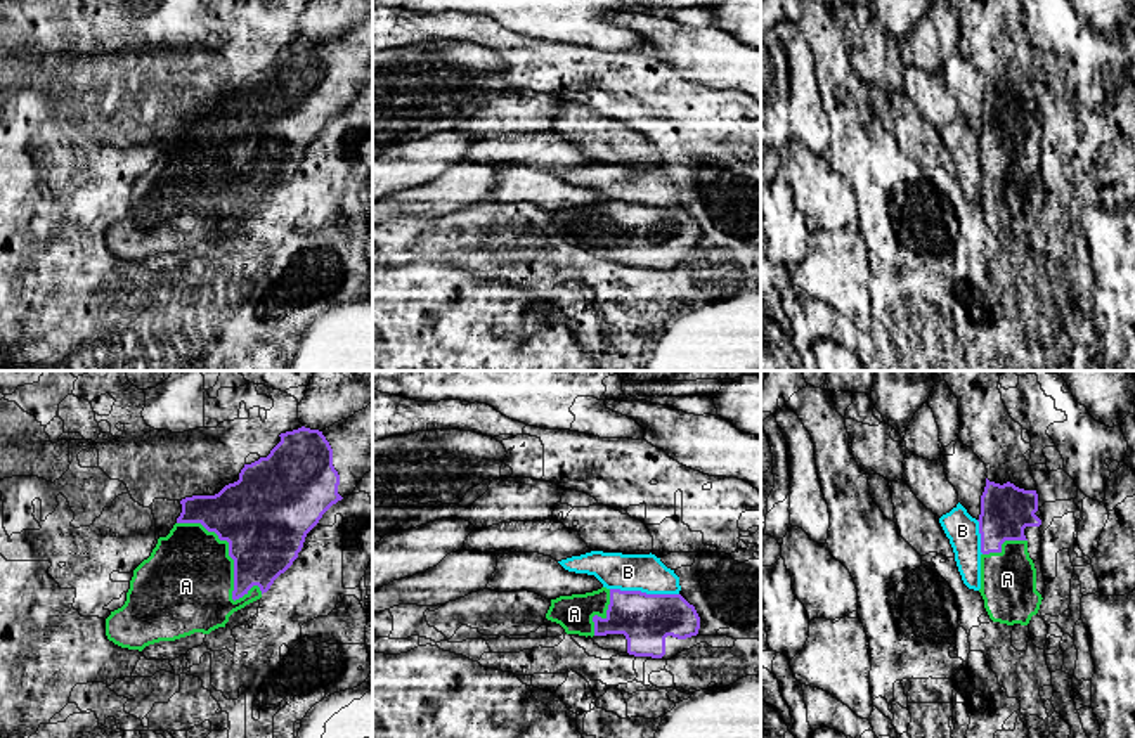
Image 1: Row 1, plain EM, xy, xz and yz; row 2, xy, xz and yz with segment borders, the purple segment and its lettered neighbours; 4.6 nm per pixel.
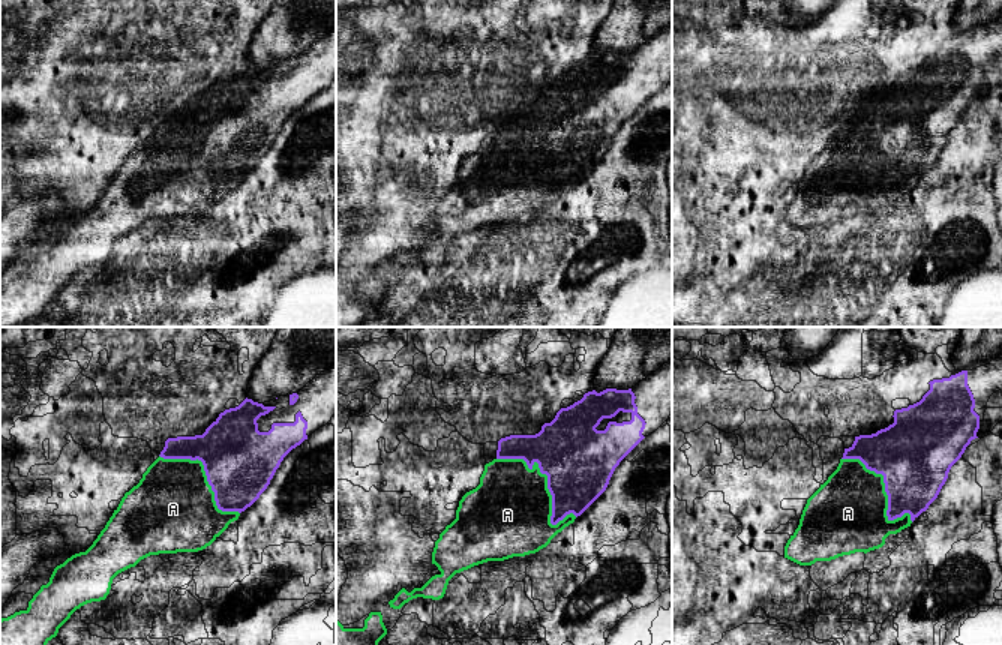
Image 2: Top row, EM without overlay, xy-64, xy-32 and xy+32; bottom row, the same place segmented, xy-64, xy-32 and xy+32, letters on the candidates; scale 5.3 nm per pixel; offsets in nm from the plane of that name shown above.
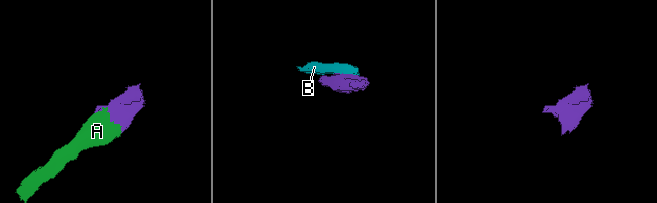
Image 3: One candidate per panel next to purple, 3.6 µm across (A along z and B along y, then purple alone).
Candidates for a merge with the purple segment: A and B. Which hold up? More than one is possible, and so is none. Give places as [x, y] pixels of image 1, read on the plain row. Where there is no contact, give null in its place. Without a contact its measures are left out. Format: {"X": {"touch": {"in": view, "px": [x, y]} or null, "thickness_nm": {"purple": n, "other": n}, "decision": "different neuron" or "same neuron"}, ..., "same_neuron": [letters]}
{"A": {"touch": {"in": "xy", "px": [234, 174]}, "thickness_nm": {"purple": 420, "other": 440}, "decision": "same neuron"}, "B": {"touch": {"in": "xz", "px": [645, 205]}, "thickness_nm": {"purple": 240, "other": 180}, "decision": "different neuron"}, "same_neuron": ["A"]}

